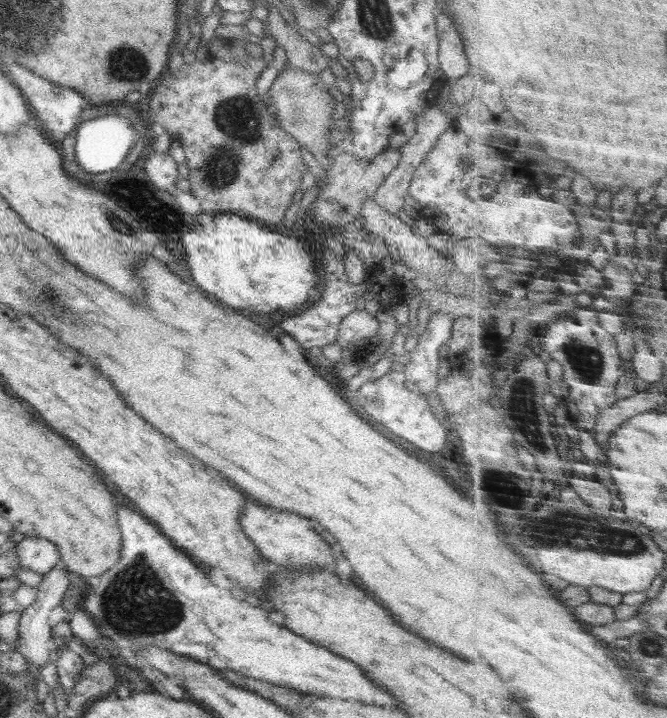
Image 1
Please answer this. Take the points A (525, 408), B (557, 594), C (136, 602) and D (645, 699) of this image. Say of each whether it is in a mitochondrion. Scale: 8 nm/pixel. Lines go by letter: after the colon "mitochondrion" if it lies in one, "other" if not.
A: mitochondrion
B: other
C: mitochondrion
D: other

